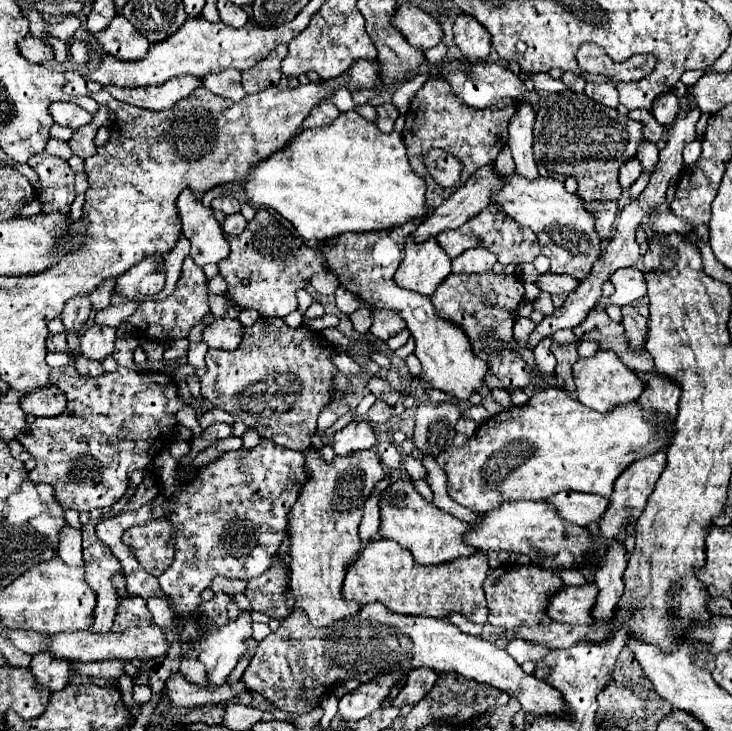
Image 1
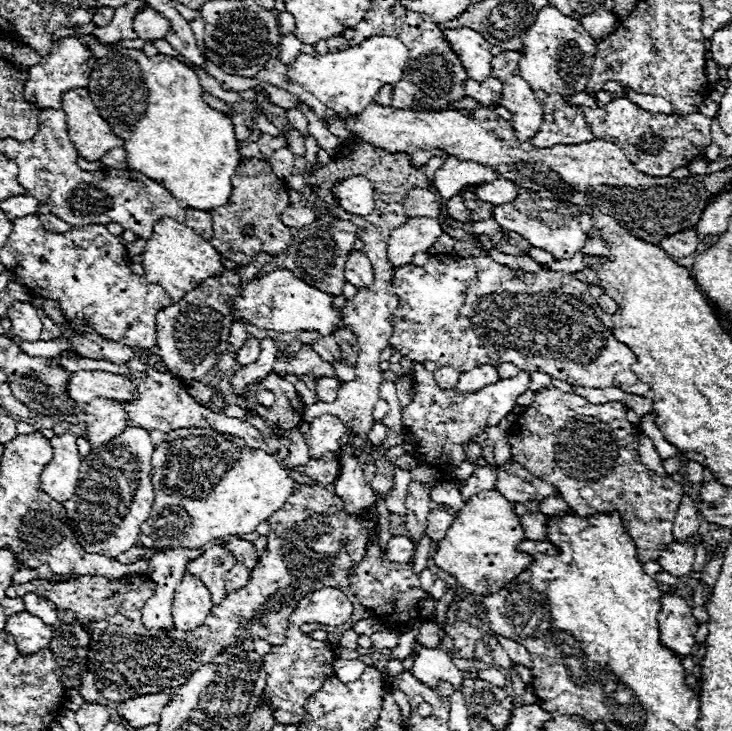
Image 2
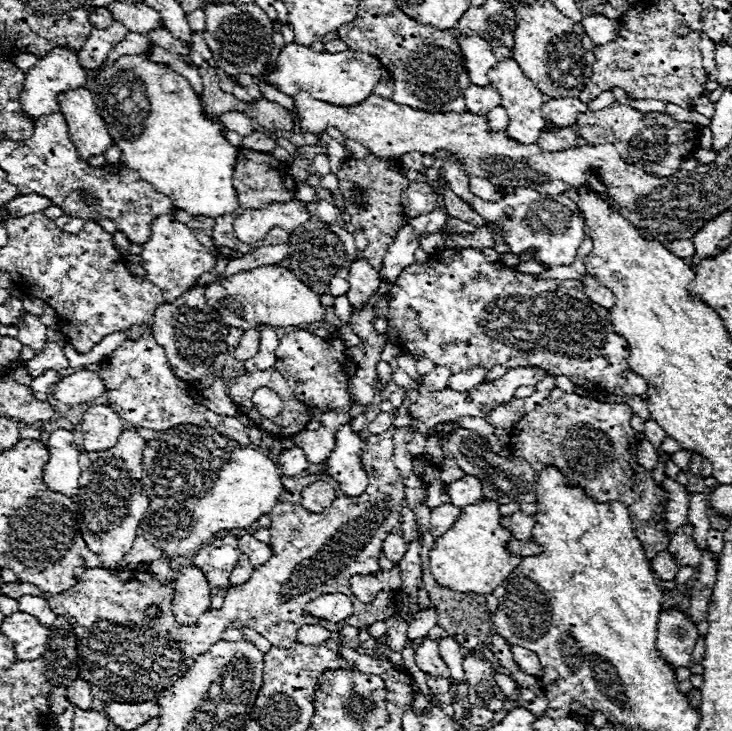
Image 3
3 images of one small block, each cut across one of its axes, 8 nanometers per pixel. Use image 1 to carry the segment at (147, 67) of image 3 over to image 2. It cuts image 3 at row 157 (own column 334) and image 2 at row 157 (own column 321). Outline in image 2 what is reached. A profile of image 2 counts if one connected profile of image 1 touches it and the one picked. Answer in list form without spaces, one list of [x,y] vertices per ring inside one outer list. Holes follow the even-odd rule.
[[[114,48],[104,58],[98,58],[96,68],[92,68],[88,92],[100,116],[110,124],[112,132],[124,140],[130,170],[142,172],[168,188],[184,208],[190,206],[196,210],[212,210],[228,202],[232,190],[230,178],[242,158],[238,152],[238,140],[234,136],[230,116],[210,108],[202,100],[202,86],[192,68],[174,56],[158,54],[150,58],[142,50]]]

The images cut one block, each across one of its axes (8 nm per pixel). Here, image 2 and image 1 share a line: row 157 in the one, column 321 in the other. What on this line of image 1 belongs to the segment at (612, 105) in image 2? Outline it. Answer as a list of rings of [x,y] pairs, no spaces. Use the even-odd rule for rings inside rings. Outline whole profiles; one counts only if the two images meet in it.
[[[374,602],[362,606],[360,610],[364,610],[364,616],[358,616],[356,618],[344,618],[344,620],[338,620],[338,622],[332,622],[330,626],[326,628],[316,628],[310,624],[308,616],[304,616],[304,610],[296,608],[286,620],[280,622],[278,630],[276,632],[270,632],[258,646],[256,650],[256,656],[252,658],[250,666],[246,668],[244,676],[242,676],[242,682],[260,692],[268,702],[272,702],[274,706],[278,706],[280,710],[286,710],[290,714],[308,714],[312,712],[324,694],[330,694],[334,692],[334,688],[340,684],[340,682],[346,682],[346,680],[360,680],[360,682],[368,682],[368,680],[374,680],[376,676],[384,674],[384,672],[392,672],[396,668],[404,668],[404,670],[412,670],[412,668],[420,668],[420,666],[428,666],[436,672],[458,672],[462,674],[464,678],[468,680],[476,680],[476,682],[484,682],[484,684],[490,684],[498,690],[504,690],[508,692],[510,696],[518,698],[522,708],[526,712],[532,712],[532,714],[564,714],[566,712],[566,706],[564,706],[564,700],[560,696],[558,690],[554,690],[550,684],[544,684],[540,680],[536,680],[536,676],[532,674],[526,674],[506,652],[500,644],[492,642],[492,640],[484,640],[482,636],[470,636],[470,634],[464,634],[458,626],[446,622],[446,620],[428,620],[426,616],[402,616],[402,622],[400,624],[392,624],[394,622],[394,614],[388,612],[384,605],[380,602]],[[358,622],[378,622],[378,624],[390,624],[396,628],[396,634],[386,634],[386,636],[370,636],[370,638],[348,638],[346,636],[346,624],[358,624]]]

